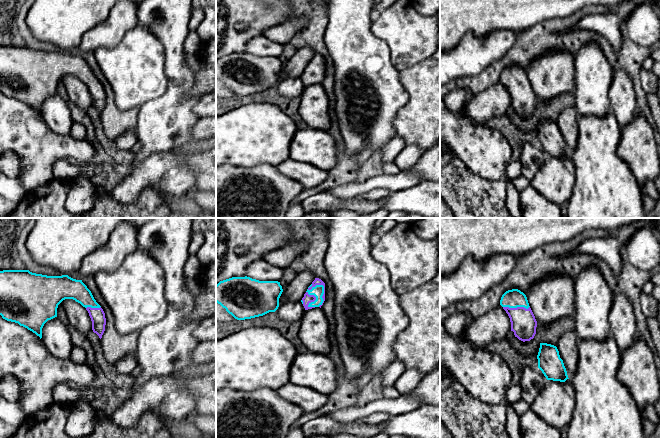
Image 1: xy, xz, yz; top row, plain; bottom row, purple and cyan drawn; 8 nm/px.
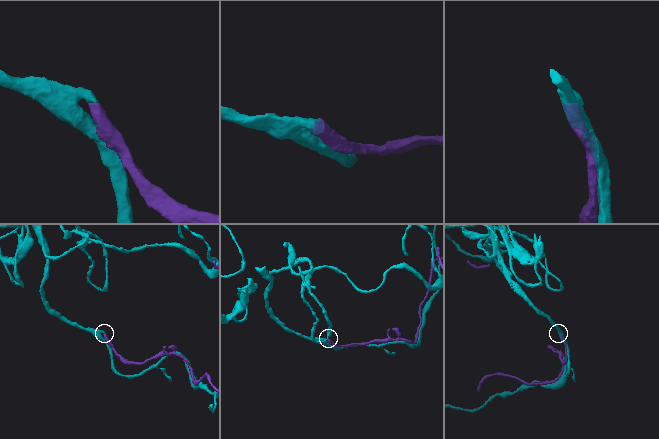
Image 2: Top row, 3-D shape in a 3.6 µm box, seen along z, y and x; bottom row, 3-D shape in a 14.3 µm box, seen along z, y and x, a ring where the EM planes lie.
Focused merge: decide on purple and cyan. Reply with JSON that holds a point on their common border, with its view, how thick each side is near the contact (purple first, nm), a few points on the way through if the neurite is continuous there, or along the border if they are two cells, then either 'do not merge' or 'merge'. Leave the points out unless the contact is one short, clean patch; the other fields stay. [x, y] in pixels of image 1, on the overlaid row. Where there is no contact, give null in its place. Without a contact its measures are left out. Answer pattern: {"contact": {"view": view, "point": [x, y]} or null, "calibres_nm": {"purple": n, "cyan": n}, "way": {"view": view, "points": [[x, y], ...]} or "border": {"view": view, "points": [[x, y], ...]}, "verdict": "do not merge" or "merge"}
{"contact": {"view": "xz", "point": [308, 294]}, "calibres_nm": {"purple": 60, "cyan": 90}, "verdict": "merge"}

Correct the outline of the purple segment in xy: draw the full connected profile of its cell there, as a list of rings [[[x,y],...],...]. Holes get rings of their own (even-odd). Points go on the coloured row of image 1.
[[[29,270],[0,271],[0,315],[7,321],[27,328],[40,339],[44,324],[57,317],[58,305],[65,299],[73,299],[86,308],[92,321],[92,330],[101,339],[106,325],[105,313],[82,280],[73,279],[68,275],[36,274]]]

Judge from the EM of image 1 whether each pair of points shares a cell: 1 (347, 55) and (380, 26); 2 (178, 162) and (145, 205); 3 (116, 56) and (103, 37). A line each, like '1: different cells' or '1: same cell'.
1: different cells
2: different cells
3: different cells

